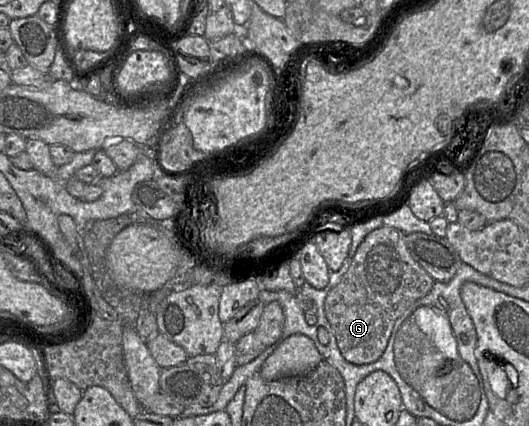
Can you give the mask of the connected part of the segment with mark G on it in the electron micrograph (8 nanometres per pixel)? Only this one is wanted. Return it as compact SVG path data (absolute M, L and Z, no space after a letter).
M385 225L370 232L357 248L347 272L325 299L325 314L335 332L339 350L342 356L353 364L370 364L377 361L387 348L396 320L426 296L435 283L410 255L405 235L397 228Z

